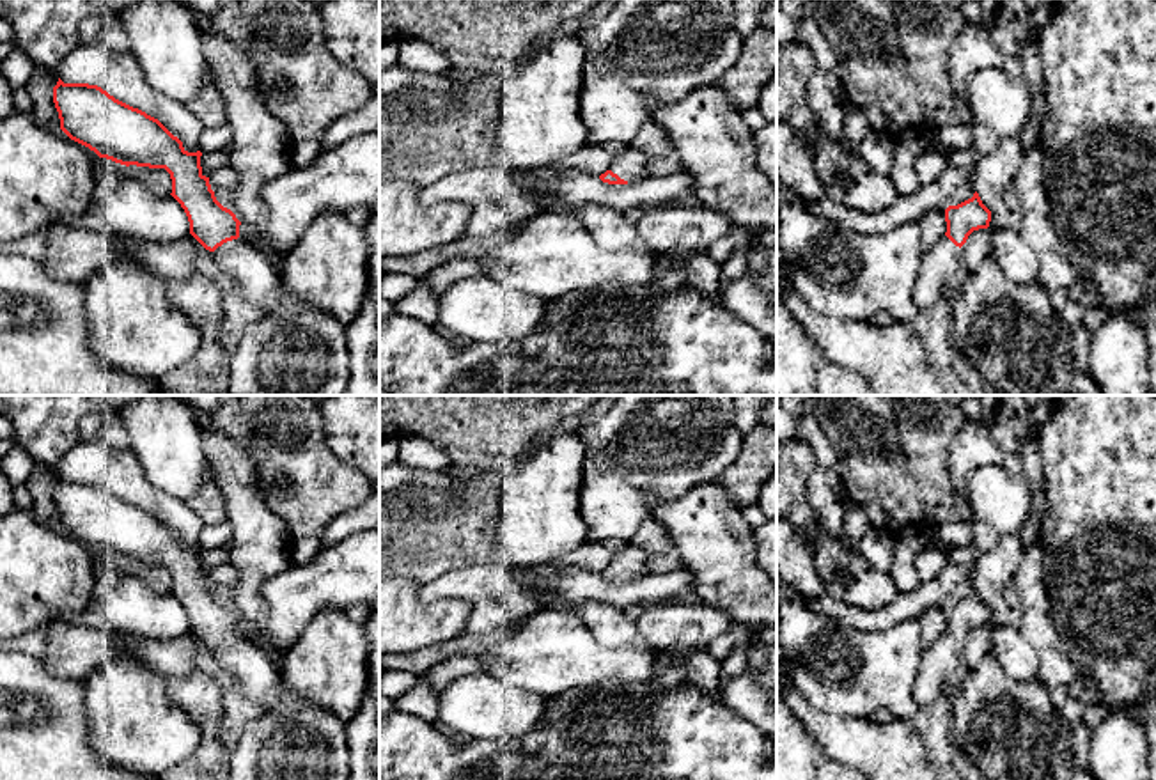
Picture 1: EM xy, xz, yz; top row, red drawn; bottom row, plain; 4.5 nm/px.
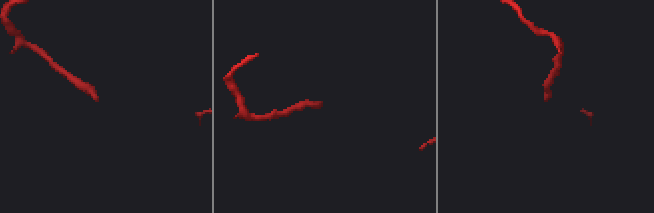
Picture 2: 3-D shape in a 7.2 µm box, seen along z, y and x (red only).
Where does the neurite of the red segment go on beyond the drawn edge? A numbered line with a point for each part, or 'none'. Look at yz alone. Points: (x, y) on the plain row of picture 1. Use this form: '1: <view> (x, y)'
1: yz (938, 660)

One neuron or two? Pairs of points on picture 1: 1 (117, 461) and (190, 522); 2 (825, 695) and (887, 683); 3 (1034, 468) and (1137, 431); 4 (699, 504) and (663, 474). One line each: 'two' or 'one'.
1: one
2: one
3: two
4: two

